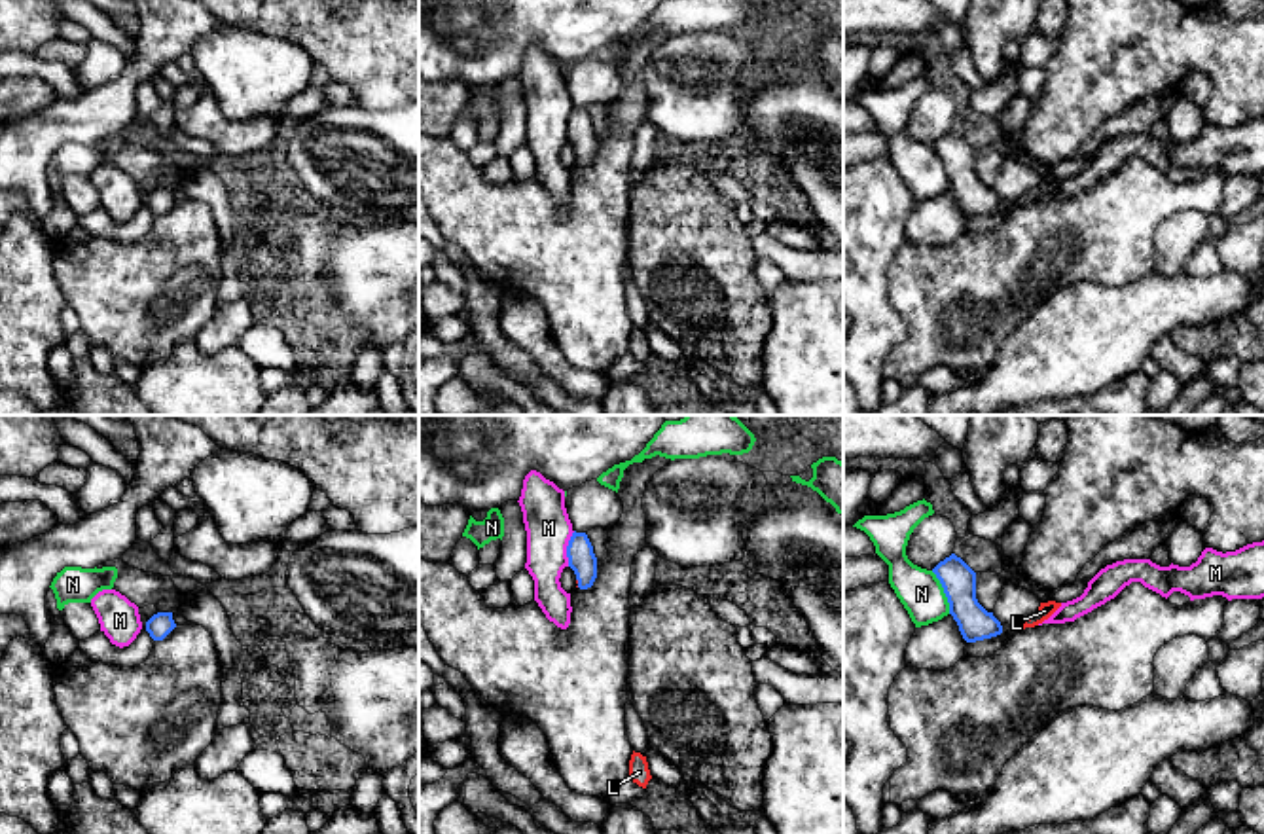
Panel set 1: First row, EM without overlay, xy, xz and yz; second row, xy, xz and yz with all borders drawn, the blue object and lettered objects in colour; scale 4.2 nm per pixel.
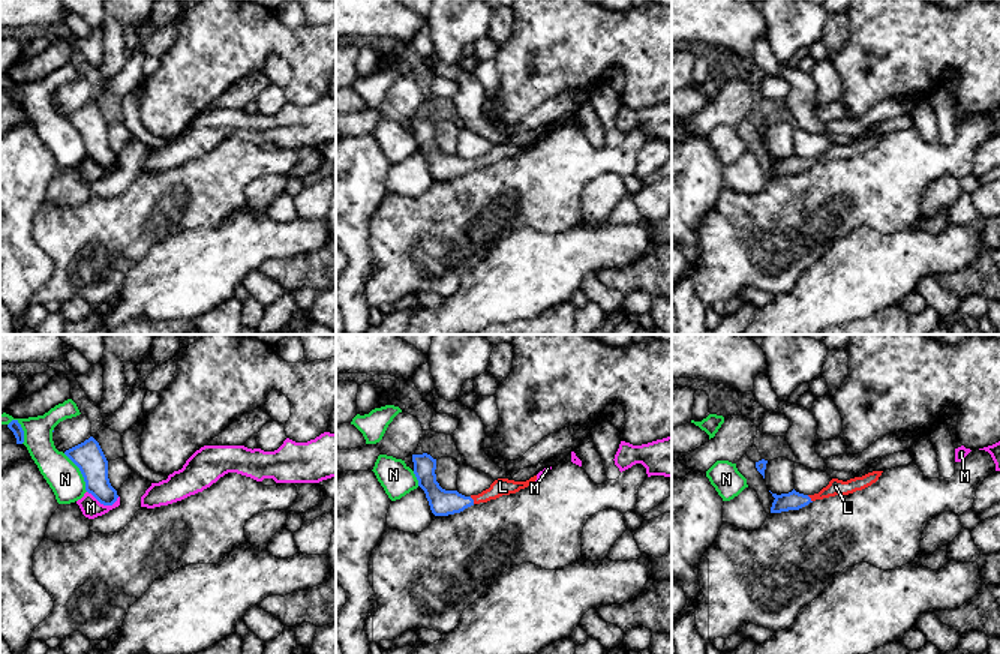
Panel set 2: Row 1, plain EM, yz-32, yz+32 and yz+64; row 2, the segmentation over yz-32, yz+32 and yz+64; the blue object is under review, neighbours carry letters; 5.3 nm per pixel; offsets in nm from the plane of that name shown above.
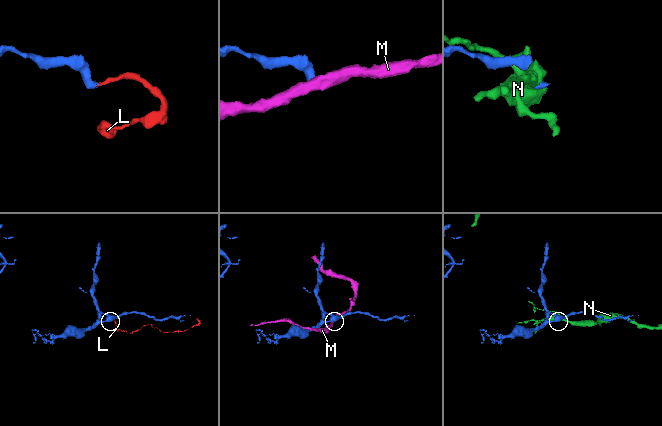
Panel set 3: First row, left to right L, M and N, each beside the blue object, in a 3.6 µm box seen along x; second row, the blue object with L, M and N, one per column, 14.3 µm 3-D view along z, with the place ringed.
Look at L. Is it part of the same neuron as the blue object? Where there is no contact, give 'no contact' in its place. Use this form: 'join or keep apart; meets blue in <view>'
join; meets blue in xz

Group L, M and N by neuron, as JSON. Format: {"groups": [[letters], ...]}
{"groups": [["L"], ["M"], ["N"]]}

